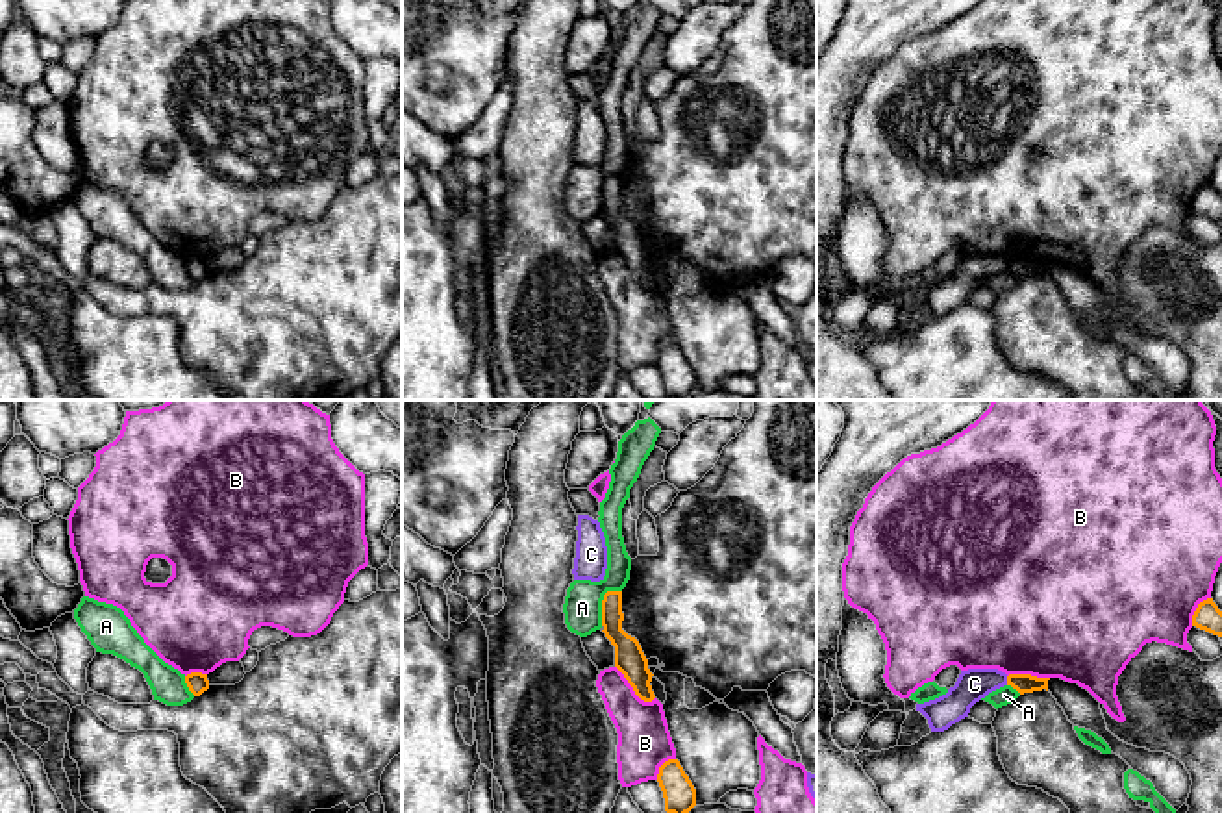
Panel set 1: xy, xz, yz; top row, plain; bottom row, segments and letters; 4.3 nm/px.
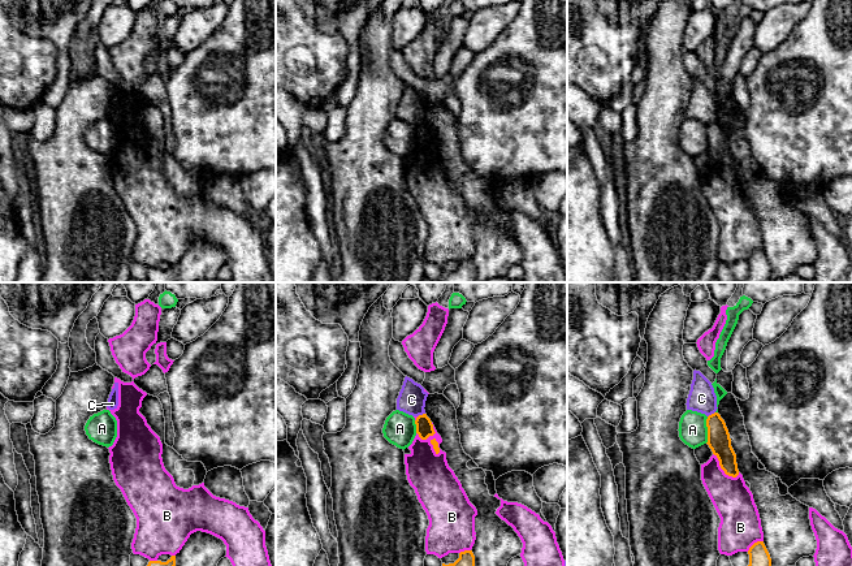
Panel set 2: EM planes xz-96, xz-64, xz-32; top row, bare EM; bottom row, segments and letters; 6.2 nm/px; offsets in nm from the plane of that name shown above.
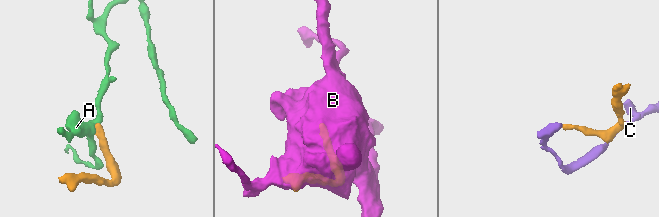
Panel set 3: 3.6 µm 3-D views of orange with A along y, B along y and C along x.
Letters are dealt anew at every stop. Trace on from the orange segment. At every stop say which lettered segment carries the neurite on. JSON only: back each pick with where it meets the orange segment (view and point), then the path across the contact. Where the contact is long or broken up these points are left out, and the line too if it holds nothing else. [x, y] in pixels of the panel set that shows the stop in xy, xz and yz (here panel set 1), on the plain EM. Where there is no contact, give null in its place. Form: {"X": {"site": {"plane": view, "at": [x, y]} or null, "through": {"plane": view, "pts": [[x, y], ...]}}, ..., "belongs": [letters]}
{"belongs": []}

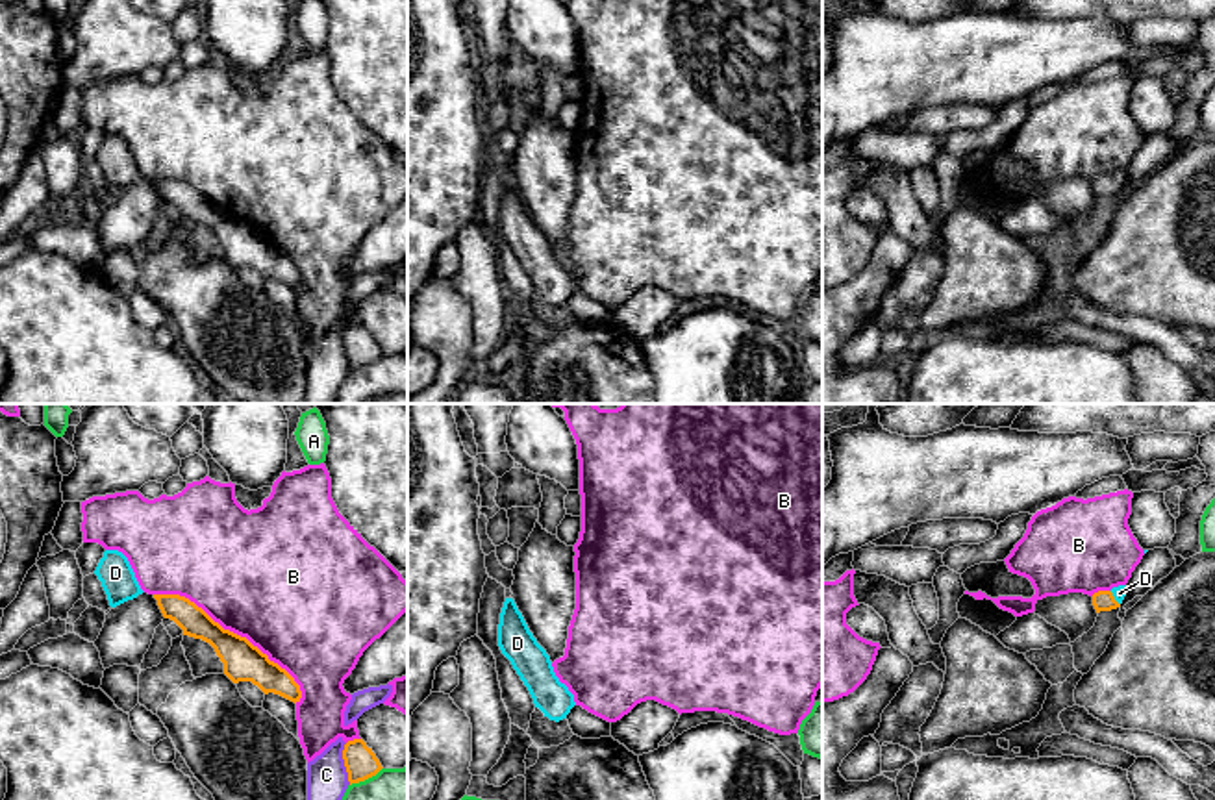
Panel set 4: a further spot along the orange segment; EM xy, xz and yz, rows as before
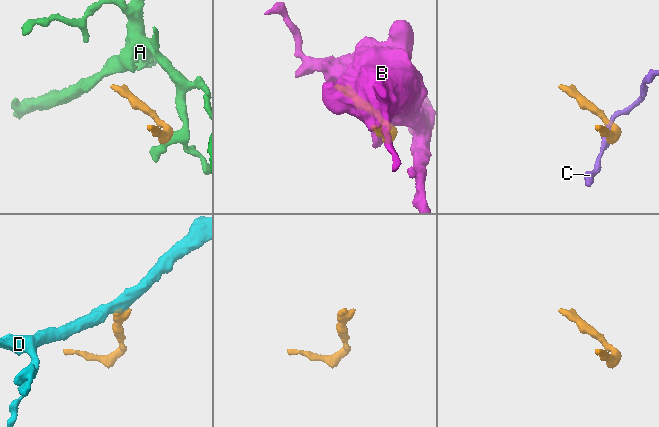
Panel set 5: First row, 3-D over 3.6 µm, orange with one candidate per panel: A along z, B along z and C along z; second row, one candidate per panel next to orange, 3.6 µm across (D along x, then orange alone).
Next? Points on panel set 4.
{"D": {"site": {"plane": "yz", "at": [1114, 184]}, "through": {"plane": "yz", "pts": [[1102, 186], [1114, 184], [1119, 178]]}}, "belongs": ["D"]}

